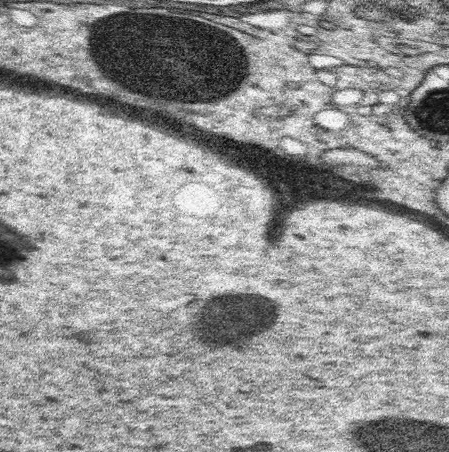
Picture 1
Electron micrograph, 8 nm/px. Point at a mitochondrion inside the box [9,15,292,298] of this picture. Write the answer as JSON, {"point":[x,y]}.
{"point":[168,81]}

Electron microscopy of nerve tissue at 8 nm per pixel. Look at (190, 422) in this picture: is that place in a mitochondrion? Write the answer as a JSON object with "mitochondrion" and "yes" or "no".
{"mitochondrion":"no"}

